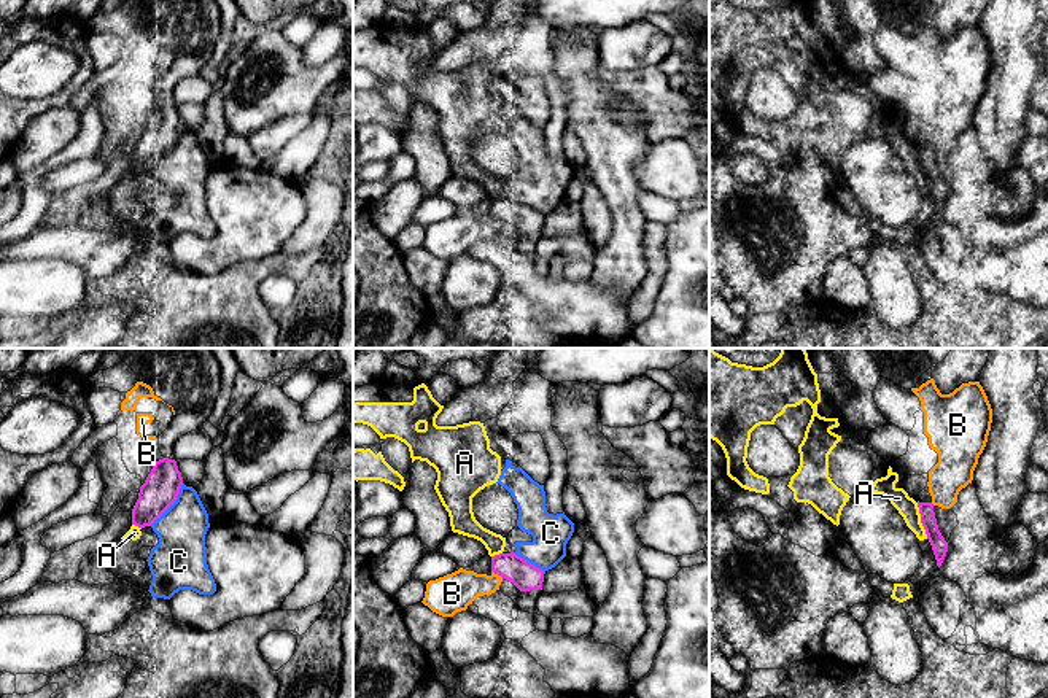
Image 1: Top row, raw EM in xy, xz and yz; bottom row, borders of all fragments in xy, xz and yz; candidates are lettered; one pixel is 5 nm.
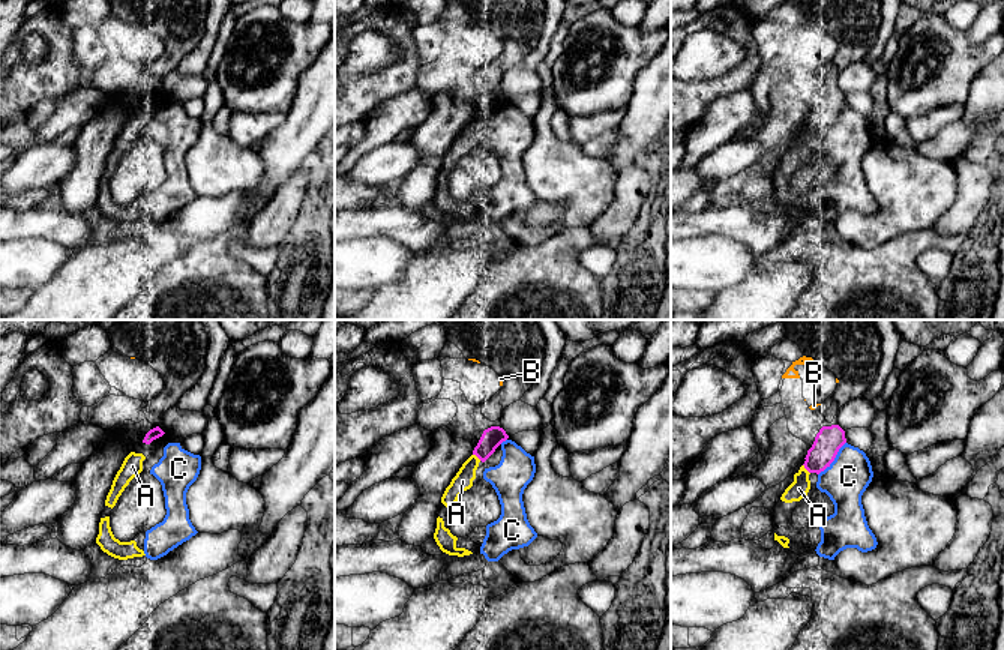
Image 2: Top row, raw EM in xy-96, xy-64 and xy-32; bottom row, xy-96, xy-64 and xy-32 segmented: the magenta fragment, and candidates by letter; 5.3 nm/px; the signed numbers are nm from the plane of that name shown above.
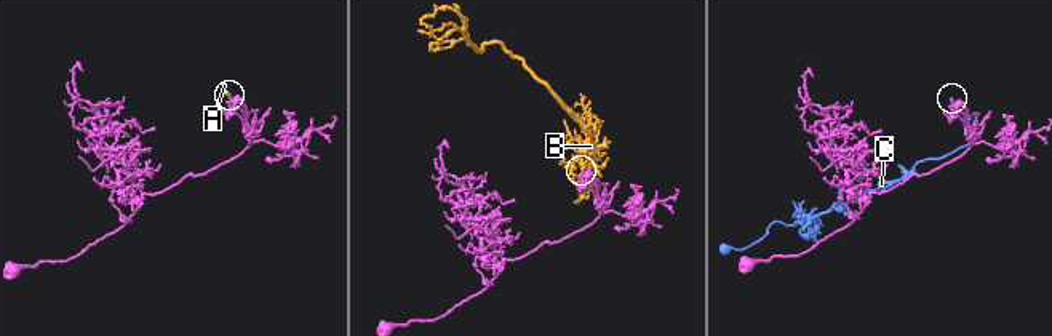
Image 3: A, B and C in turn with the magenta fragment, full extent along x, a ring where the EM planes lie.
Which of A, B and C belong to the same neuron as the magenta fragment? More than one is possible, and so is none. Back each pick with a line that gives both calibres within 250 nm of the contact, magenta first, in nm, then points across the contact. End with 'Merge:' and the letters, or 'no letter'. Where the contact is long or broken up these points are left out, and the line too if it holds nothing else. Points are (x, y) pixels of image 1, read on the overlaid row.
Merge: no letter

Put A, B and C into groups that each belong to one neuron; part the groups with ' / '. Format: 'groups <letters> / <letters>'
groups A C / B

